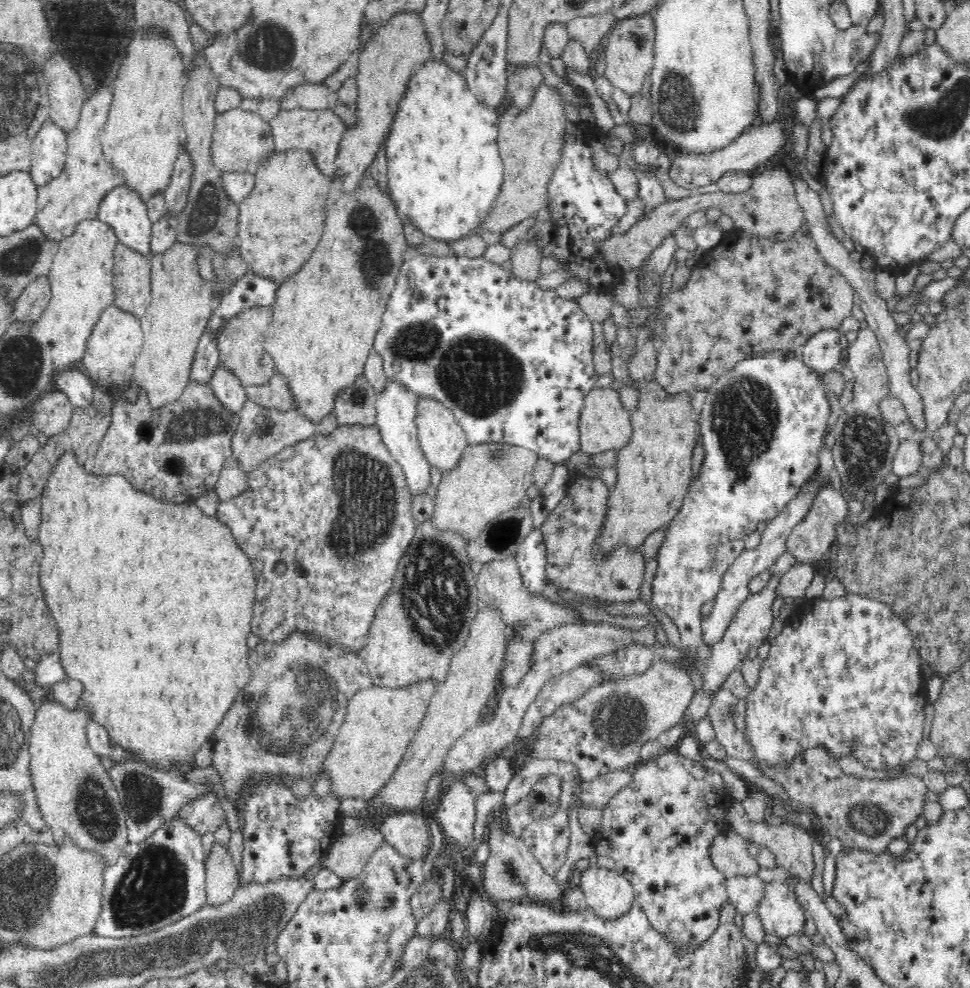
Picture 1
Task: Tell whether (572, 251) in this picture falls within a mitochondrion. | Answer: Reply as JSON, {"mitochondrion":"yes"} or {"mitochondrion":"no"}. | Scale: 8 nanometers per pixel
{"mitochondrion":"no"}

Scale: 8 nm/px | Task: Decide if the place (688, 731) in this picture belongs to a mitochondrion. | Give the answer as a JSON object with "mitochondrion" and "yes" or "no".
{"mitochondrion":"no"}

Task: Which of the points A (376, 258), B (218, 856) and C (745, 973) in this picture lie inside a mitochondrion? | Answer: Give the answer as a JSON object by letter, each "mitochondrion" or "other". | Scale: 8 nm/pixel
{"A":"mitochondrion","B":"other","C":"other"}

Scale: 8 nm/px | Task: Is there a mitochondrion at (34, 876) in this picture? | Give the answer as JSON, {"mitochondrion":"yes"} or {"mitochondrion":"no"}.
{"mitochondrion":"yes"}

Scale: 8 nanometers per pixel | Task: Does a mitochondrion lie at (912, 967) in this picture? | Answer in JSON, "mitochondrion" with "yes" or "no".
{"mitochondrion":"no"}

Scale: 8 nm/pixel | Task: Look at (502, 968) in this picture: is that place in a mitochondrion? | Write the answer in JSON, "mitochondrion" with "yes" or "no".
{"mitochondrion":"no"}

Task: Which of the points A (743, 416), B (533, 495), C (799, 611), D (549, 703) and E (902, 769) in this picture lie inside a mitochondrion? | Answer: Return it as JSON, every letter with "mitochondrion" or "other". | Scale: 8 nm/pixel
{"A":"mitochondrion","B":"other","C":"other","D":"other","E":"other"}

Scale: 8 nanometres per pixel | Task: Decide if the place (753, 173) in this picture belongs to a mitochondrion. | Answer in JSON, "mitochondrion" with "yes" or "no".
{"mitochondrion":"no"}

